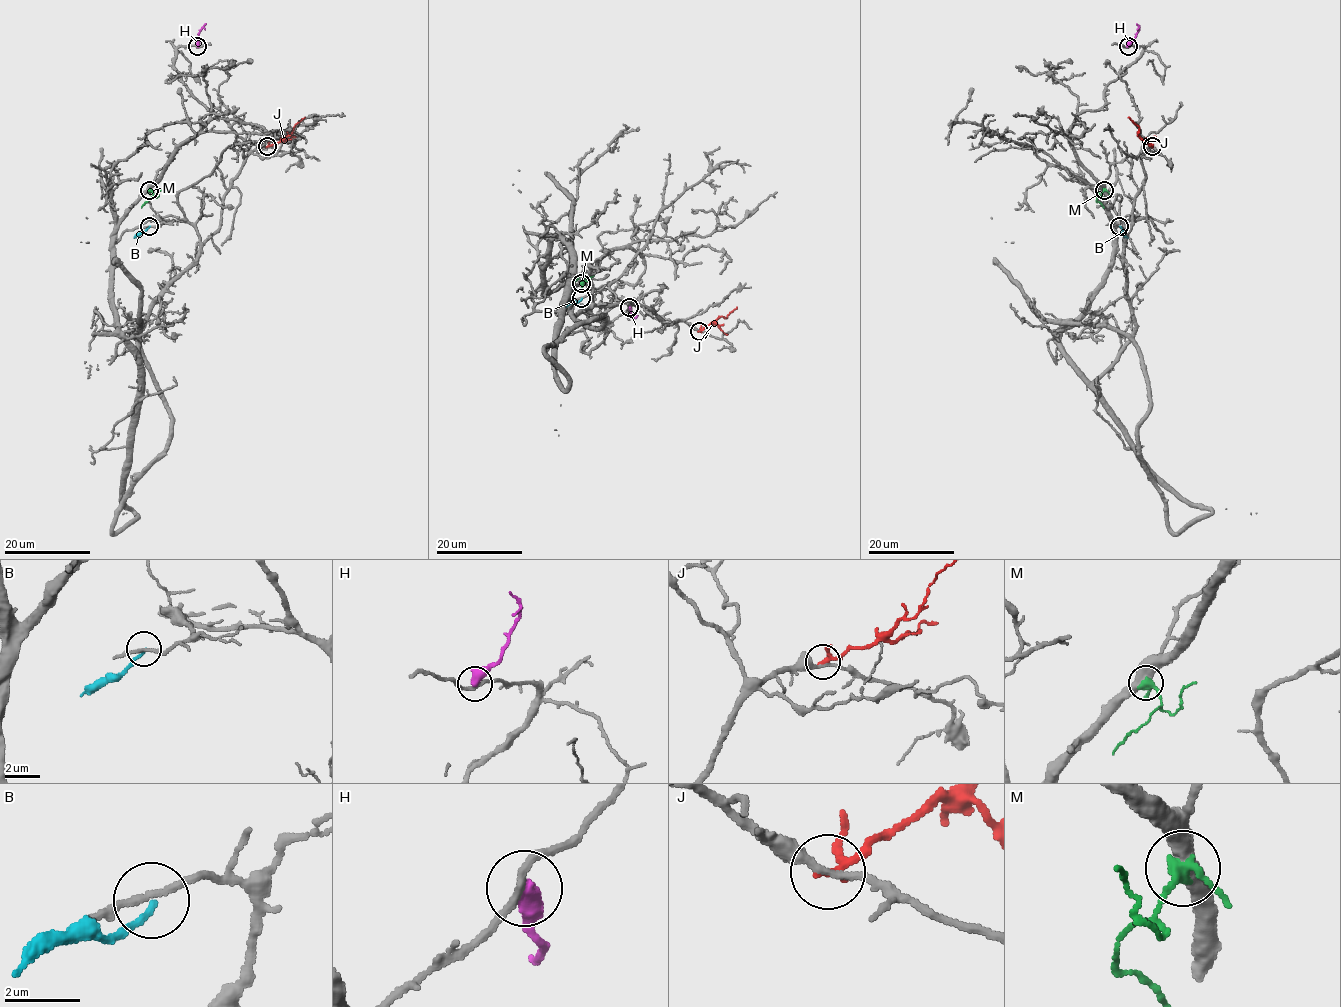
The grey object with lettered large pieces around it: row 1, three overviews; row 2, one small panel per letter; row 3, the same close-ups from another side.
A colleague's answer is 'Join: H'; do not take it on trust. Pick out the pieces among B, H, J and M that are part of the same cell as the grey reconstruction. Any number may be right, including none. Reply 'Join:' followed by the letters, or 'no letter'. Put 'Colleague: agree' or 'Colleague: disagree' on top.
Colleague: disagree
Join: no letter

